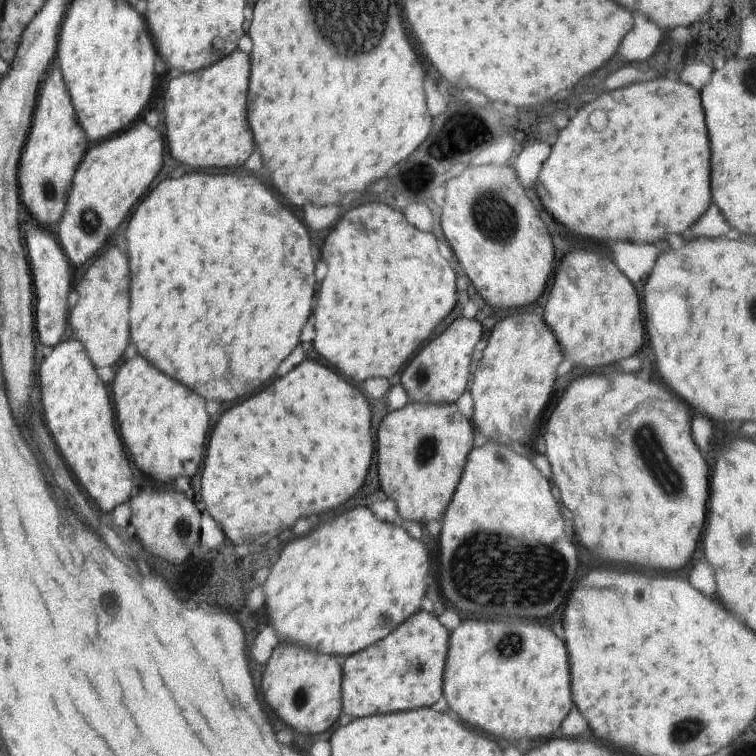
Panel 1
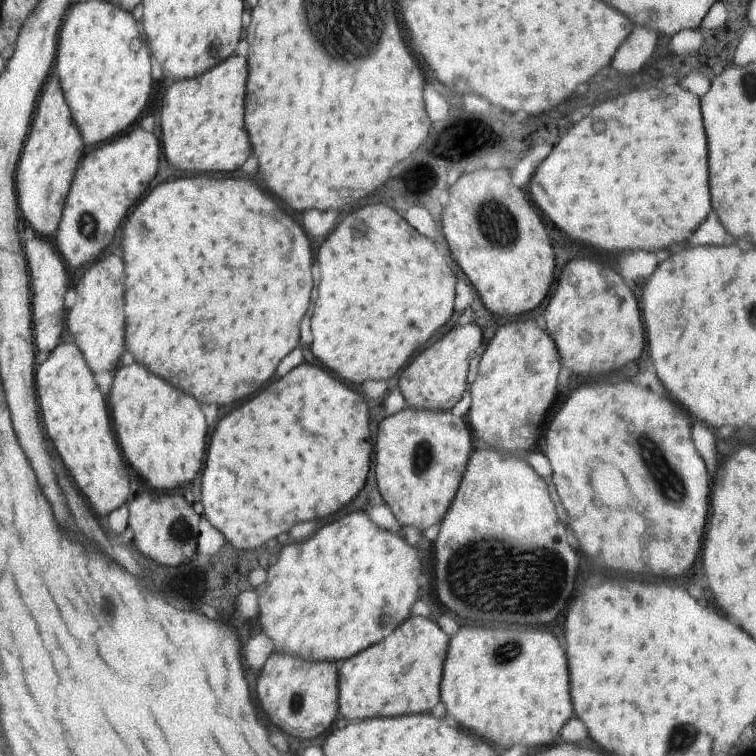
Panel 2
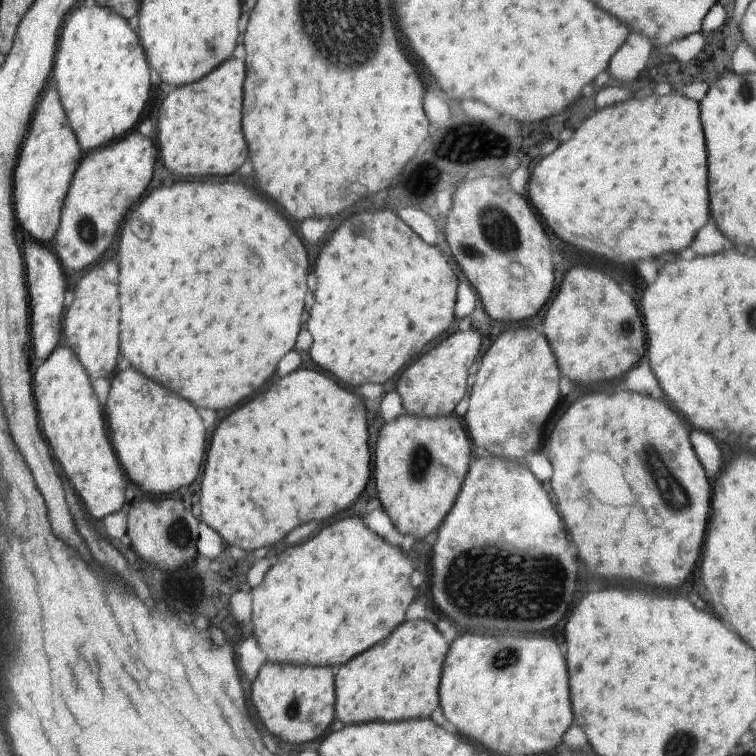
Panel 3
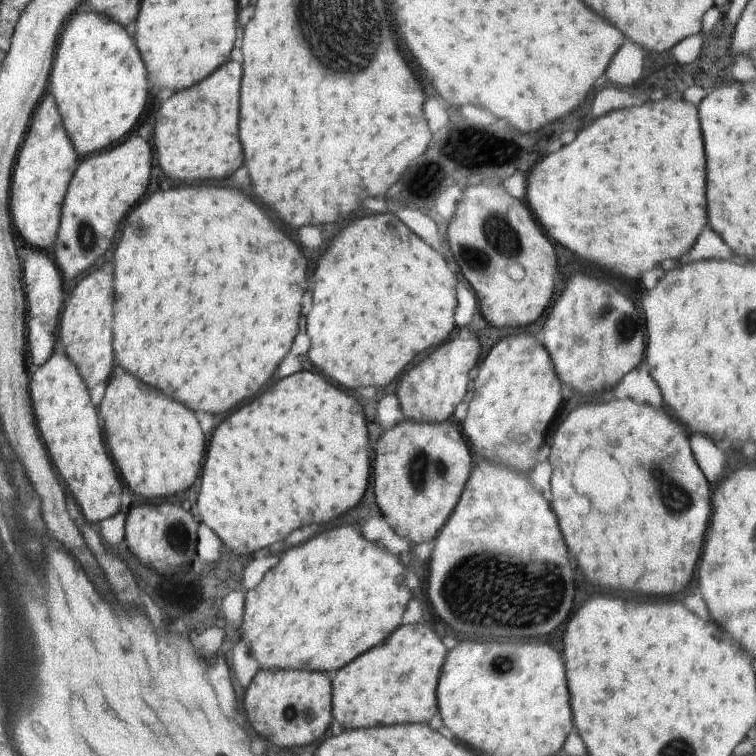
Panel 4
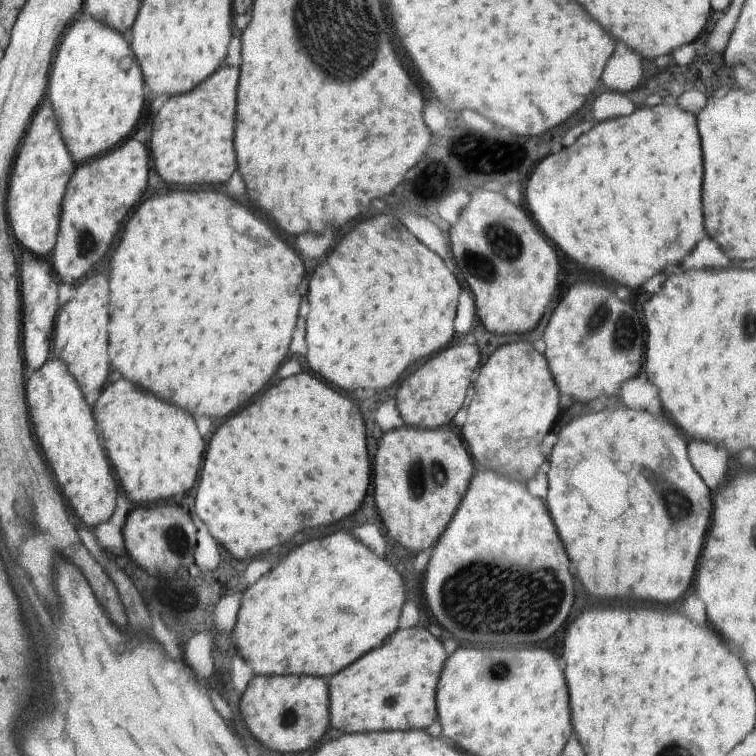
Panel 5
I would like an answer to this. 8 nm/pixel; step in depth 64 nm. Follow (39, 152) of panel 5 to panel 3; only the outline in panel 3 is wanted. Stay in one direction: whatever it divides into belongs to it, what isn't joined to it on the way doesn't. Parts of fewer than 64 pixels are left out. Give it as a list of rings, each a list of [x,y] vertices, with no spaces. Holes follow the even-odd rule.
[[[53,86],[46,89],[42,102],[38,104],[38,112],[34,115],[33,128],[30,128],[29,139],[22,148],[21,160],[18,160],[16,179],[14,180],[14,206],[17,208],[18,220],[22,222],[22,230],[28,230],[34,240],[51,245],[56,236],[58,224],[61,224],[60,210],[64,210],[64,200],[68,198],[69,188],[72,186],[73,176],[77,172],[78,164],[84,153],[78,146],[77,136],[74,136],[73,128],[70,128],[66,118],[65,108],[58,96],[57,88]]]

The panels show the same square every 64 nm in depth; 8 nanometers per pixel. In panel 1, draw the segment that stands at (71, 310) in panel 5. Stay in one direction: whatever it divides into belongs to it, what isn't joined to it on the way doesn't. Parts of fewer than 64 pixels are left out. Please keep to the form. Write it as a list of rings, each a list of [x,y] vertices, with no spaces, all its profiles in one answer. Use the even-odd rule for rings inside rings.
[[[111,243],[89,264],[82,284],[78,284],[76,288],[79,299],[70,312],[70,324],[74,330],[74,338],[80,340],[80,344],[88,352],[94,368],[111,367],[120,362],[126,346],[130,344],[128,256],[120,252],[115,243]]]

